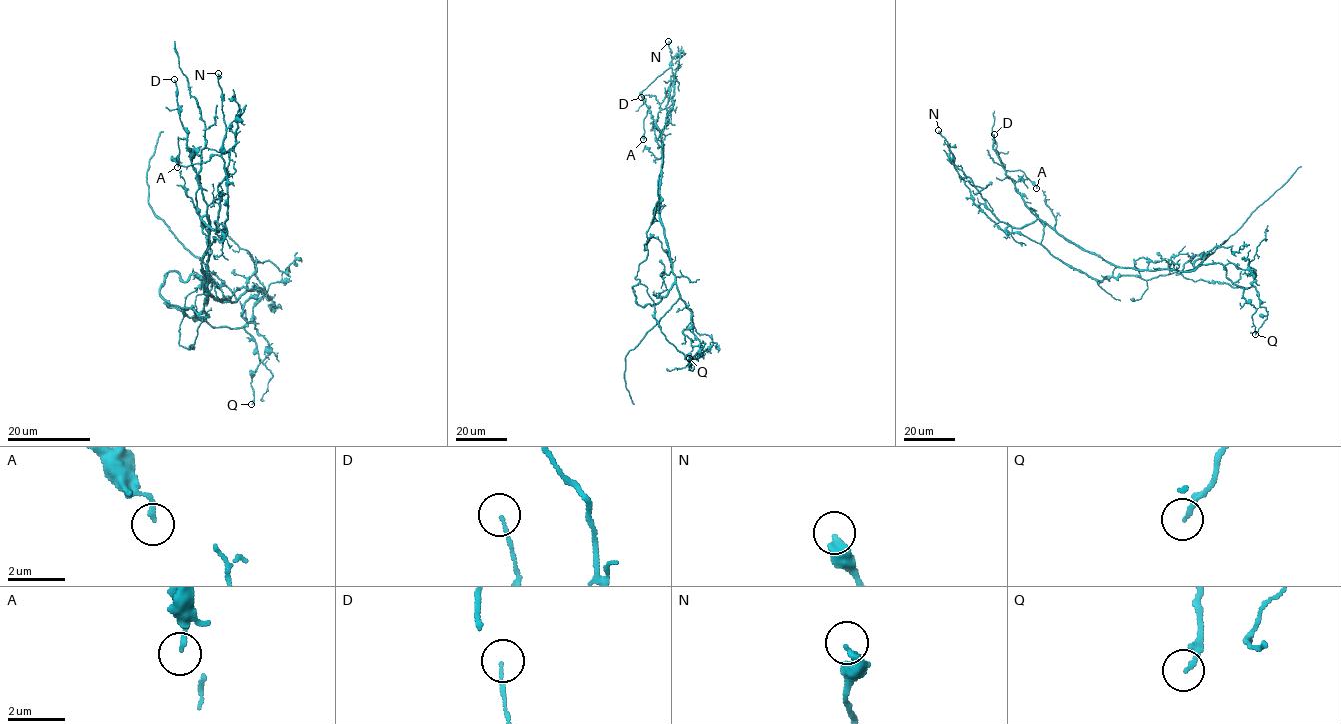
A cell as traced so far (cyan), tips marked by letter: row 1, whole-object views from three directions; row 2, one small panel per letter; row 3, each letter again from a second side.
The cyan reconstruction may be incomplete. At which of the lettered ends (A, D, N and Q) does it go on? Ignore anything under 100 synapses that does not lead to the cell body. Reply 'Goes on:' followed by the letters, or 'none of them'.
Goes on: none of them

